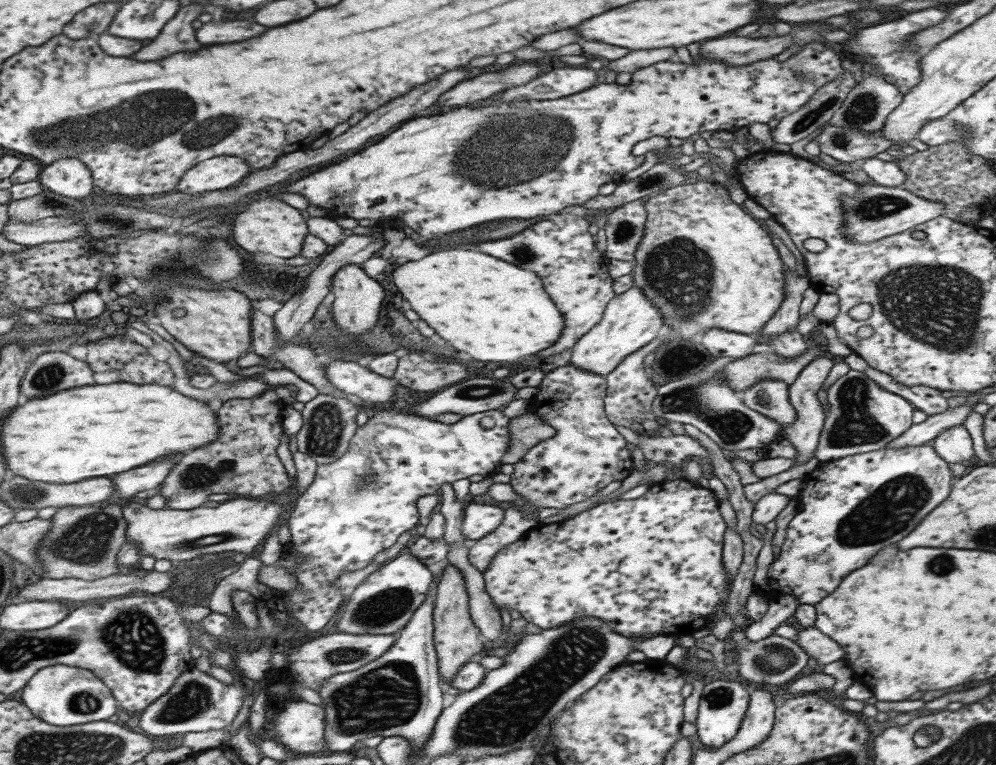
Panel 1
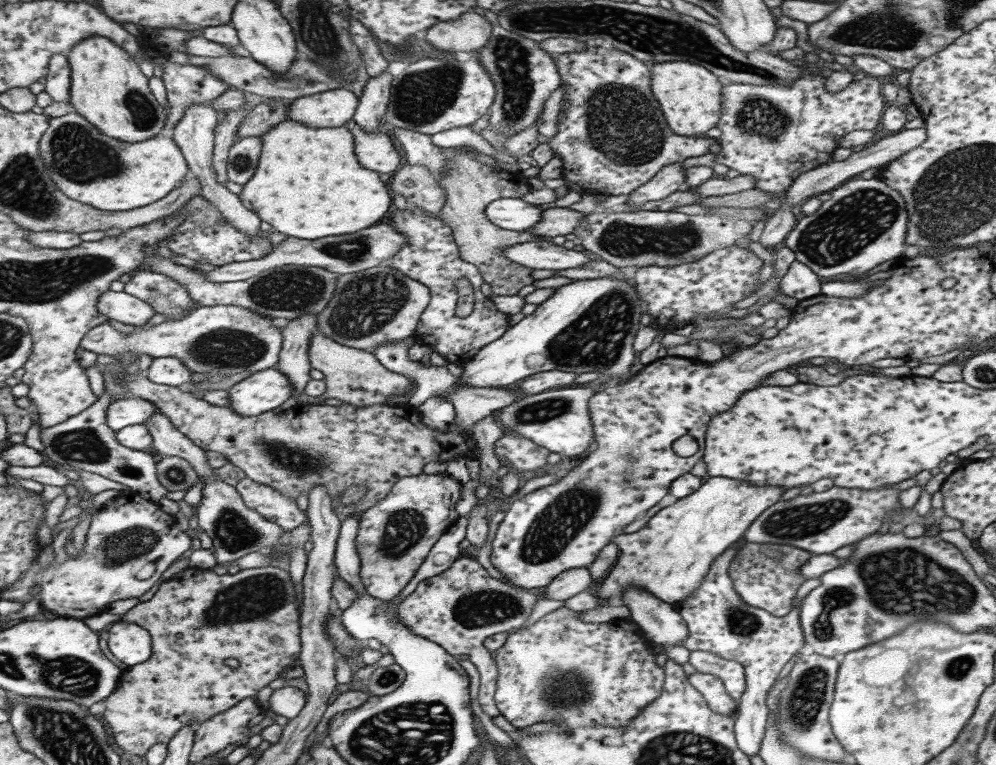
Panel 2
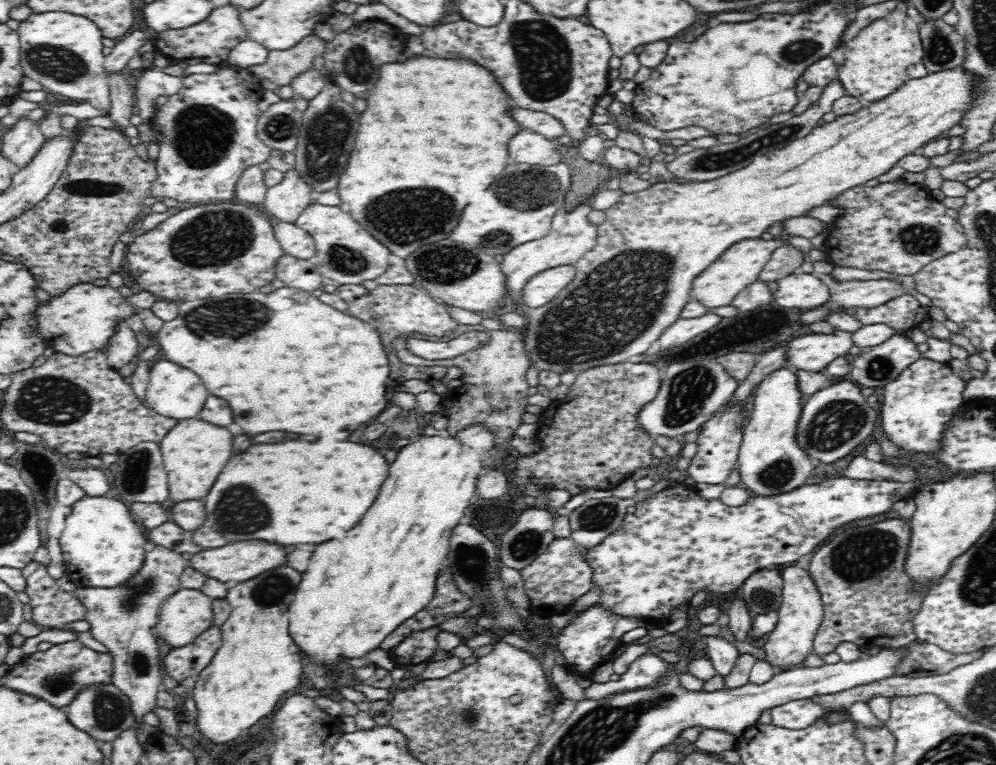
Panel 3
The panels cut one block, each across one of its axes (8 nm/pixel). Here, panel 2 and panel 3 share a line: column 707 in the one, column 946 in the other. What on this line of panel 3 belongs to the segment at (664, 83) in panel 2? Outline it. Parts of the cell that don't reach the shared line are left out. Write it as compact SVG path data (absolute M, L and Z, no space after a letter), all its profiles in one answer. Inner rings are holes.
M961 67L954 68L953 70L942 70L934 74L928 73L922 78L910 80L904 86L900 86L900 90L895 90L887 97L881 98L879 101L873 102L871 106L857 110L855 114L846 114L837 116L837 118L830 123L823 126L814 127L812 132L806 136L798 138L788 143L784 148L776 149L775 151L768 152L762 156L754 157L754 160L746 168L740 168L734 172L722 176L722 178L715 178L714 180L707 181L688 181L688 182L657 182L646 190L635 192L632 194L623 194L620 200L605 210L606 220L597 226L598 238L597 243L589 250L578 262L573 265L576 269L575 278L572 282L568 283L557 295L552 299L552 302L547 302L538 308L532 309L526 314L528 323L519 331L522 336L524 351L531 361L531 365L542 372L555 372L556 374L564 374L564 372L573 372L576 375L589 368L602 367L607 365L616 365L624 362L629 362L633 356L644 354L653 344L654 341L660 338L664 330L671 326L681 318L682 310L687 302L691 299L692 286L698 274L702 274L718 257L735 242L744 241L749 238L758 238L763 232L766 232L768 226L772 222L784 222L787 218L792 216L800 216L807 214L806 212L814 206L827 204L828 201L837 197L838 194L843 193L844 190L860 186L866 180L876 178L880 174L888 172L892 166L908 154L919 153L927 142L932 139L942 137L942 132L956 126L962 120L964 112L968 110L969 102L971 101L971 88L977 83L973 76L969 76Z

